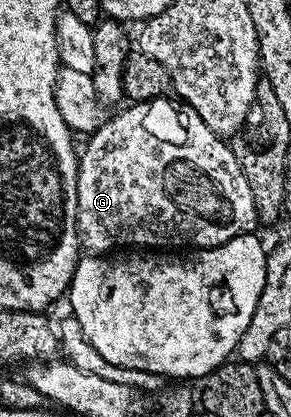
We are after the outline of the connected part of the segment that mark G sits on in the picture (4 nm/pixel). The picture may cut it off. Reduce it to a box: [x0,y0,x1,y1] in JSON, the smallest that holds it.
[77,98,259,254]

